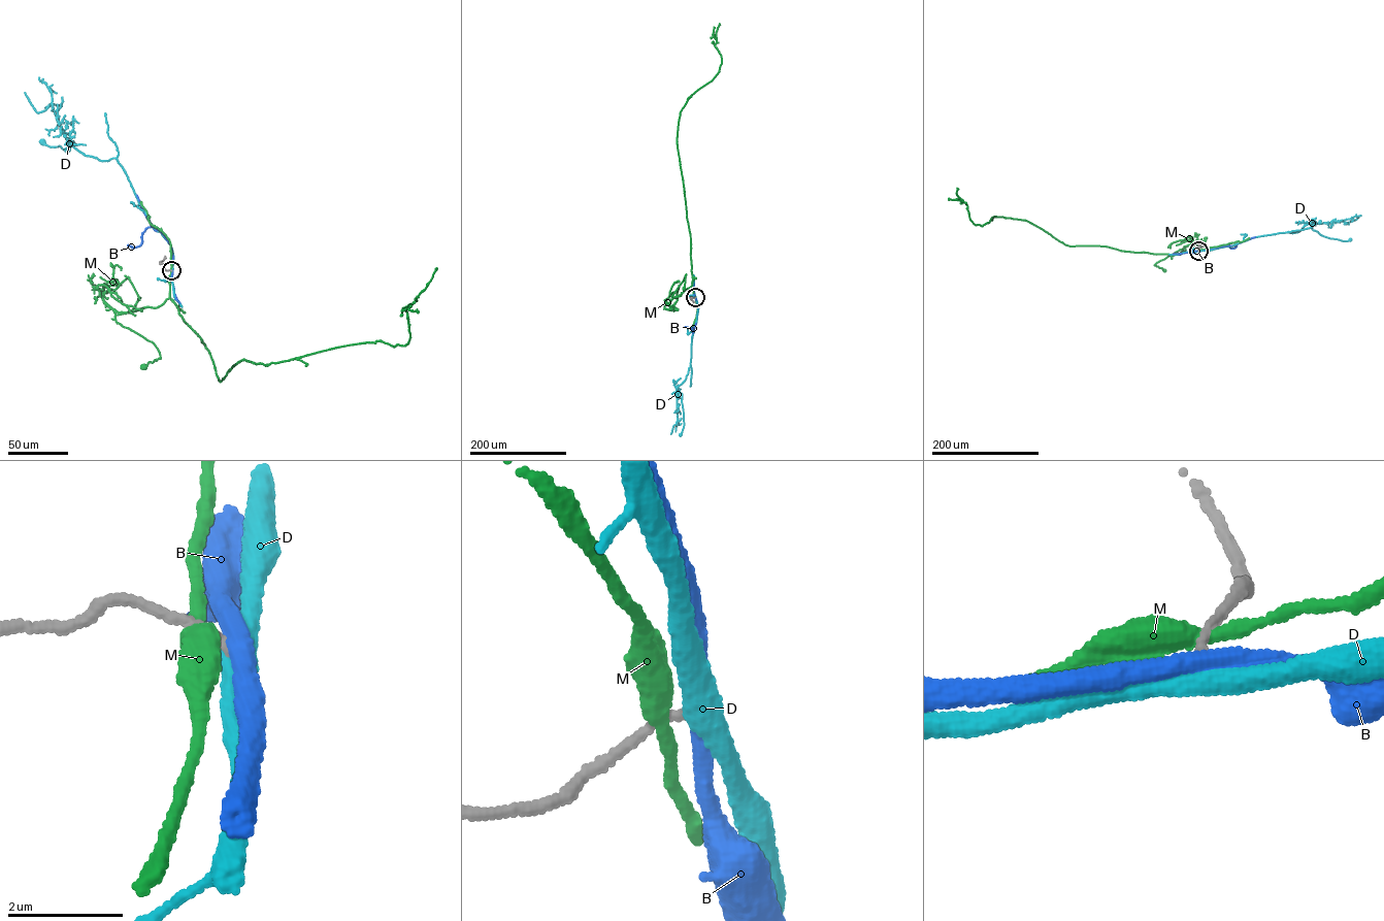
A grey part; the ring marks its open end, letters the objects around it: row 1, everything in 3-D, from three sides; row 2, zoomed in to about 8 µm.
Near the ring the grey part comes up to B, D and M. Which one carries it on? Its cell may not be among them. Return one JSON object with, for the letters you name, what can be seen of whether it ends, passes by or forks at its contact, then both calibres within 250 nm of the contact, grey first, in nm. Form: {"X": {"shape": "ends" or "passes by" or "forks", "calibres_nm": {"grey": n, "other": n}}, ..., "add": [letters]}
{"D": {"shape": "passes by", "calibres_nm": {"grey": 140, "other": 440}}, "add": ["D"]}

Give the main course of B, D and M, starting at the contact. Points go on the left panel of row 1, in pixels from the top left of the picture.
B: (171, 270), (170, 244), (149, 221), (136, 195)
D: (171, 270), (169, 243), (150, 222), (117, 159), (86, 155), (66, 136), (76, 144), (68, 151), (42, 142)
M: (171, 270), (169, 296), (162, 304), (127, 313), (112, 309), (117, 322), (158, 349), (160, 358), (143, 367)

